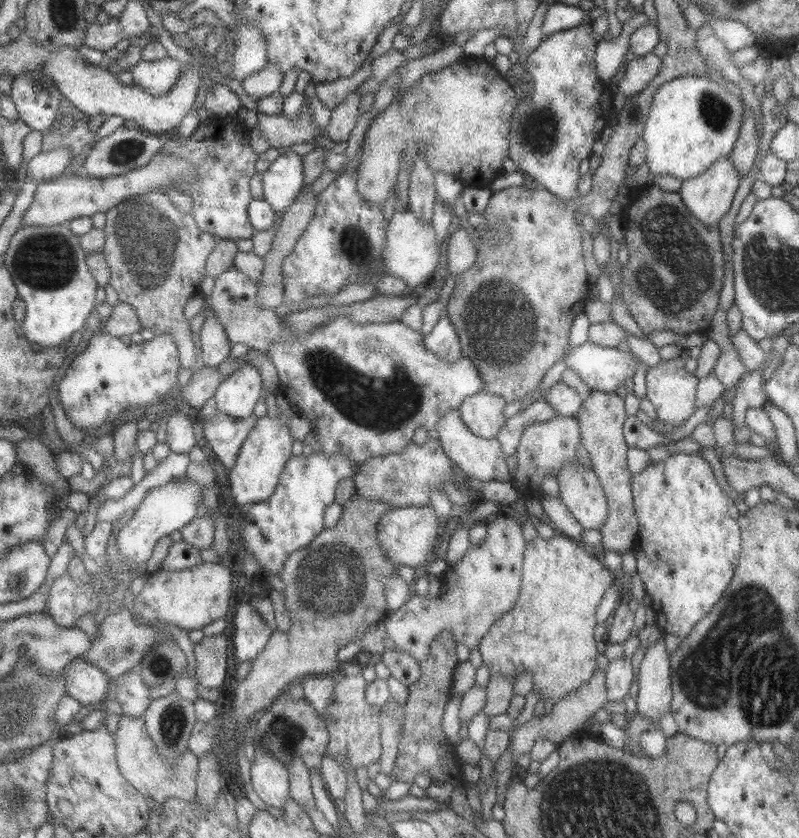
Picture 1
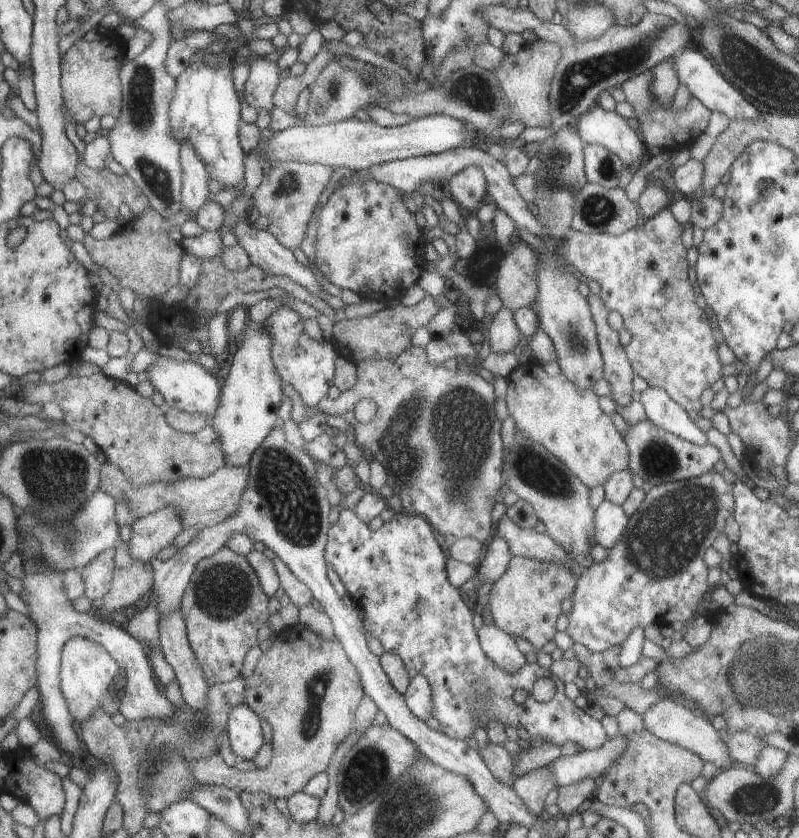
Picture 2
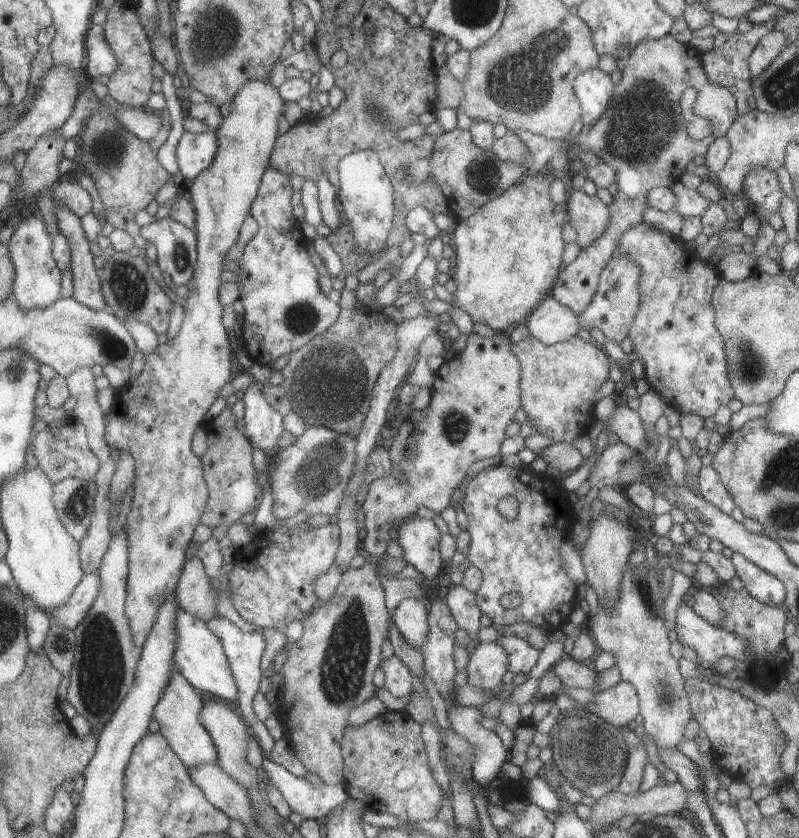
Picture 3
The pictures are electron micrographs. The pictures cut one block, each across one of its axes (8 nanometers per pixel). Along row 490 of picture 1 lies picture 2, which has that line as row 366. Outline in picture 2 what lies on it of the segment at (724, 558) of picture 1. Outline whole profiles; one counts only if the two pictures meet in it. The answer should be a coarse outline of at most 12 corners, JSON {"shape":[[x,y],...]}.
{"shape":[[669,208],[558,254],[632,335],[633,374],[695,420],[724,379]]}

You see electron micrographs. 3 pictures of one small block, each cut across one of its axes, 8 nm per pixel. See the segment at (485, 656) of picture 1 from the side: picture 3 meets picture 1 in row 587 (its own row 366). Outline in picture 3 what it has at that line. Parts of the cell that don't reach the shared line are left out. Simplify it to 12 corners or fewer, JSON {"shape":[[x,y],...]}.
{"shape":[[575,335],[513,344],[521,407],[572,443],[596,421],[611,361]]}

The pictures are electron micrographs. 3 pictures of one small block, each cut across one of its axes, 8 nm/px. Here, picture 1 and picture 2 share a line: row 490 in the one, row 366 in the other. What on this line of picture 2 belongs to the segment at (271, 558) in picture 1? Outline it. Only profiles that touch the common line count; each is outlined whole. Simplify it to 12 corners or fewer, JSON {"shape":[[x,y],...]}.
{"shape":[[281,306],[263,324],[285,385],[318,407],[342,356]]}

